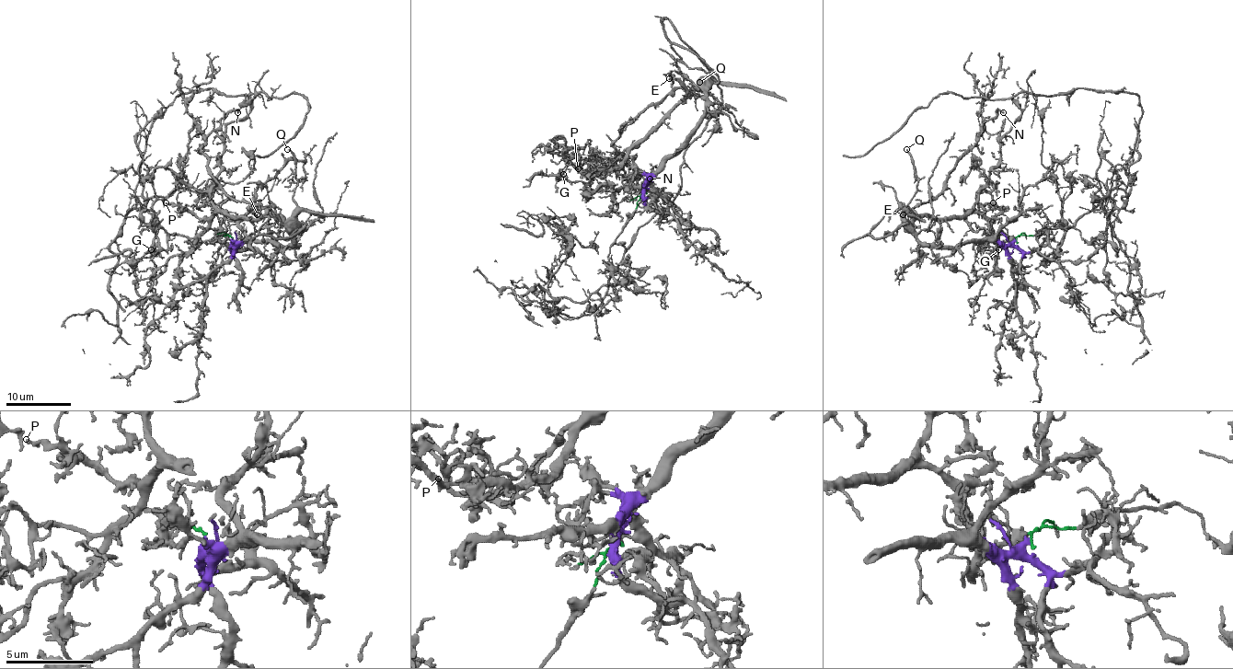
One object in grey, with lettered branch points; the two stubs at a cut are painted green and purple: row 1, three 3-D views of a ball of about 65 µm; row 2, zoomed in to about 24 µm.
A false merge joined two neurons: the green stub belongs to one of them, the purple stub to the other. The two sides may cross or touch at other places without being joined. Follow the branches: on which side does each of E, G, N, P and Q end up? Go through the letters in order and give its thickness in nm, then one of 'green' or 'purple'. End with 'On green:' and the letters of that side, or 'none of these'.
E: calibre 140 nm; purple
G: calibre 80 nm; purple
N: calibre 160 nm; purple
P: calibre 130 nm; purple
Q: calibre 150 nm; purple
On green: none of these

